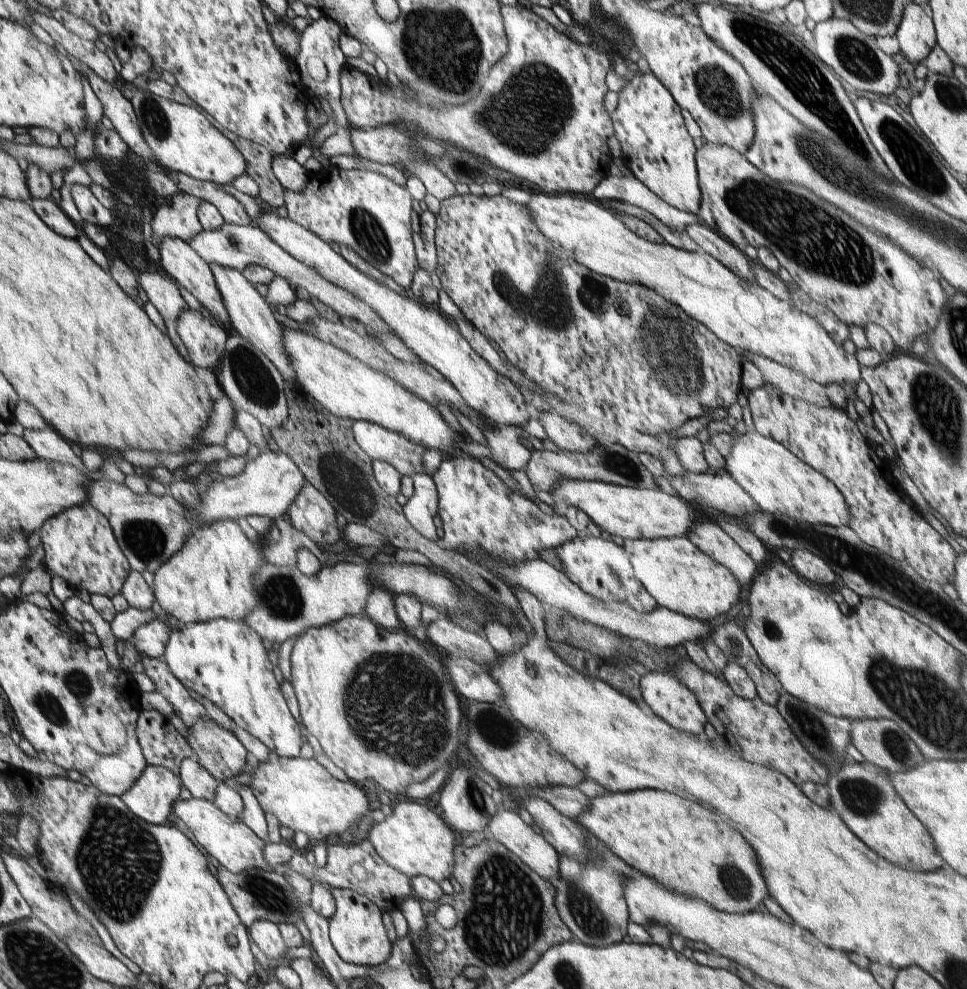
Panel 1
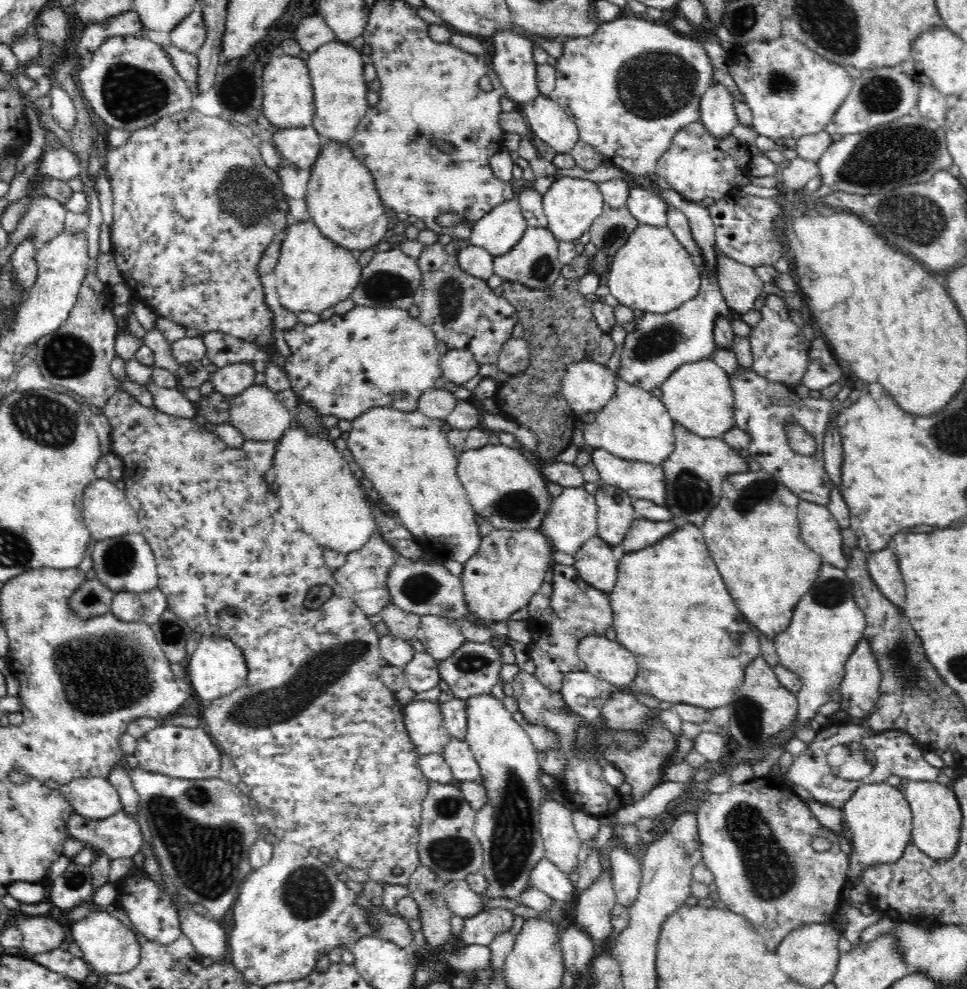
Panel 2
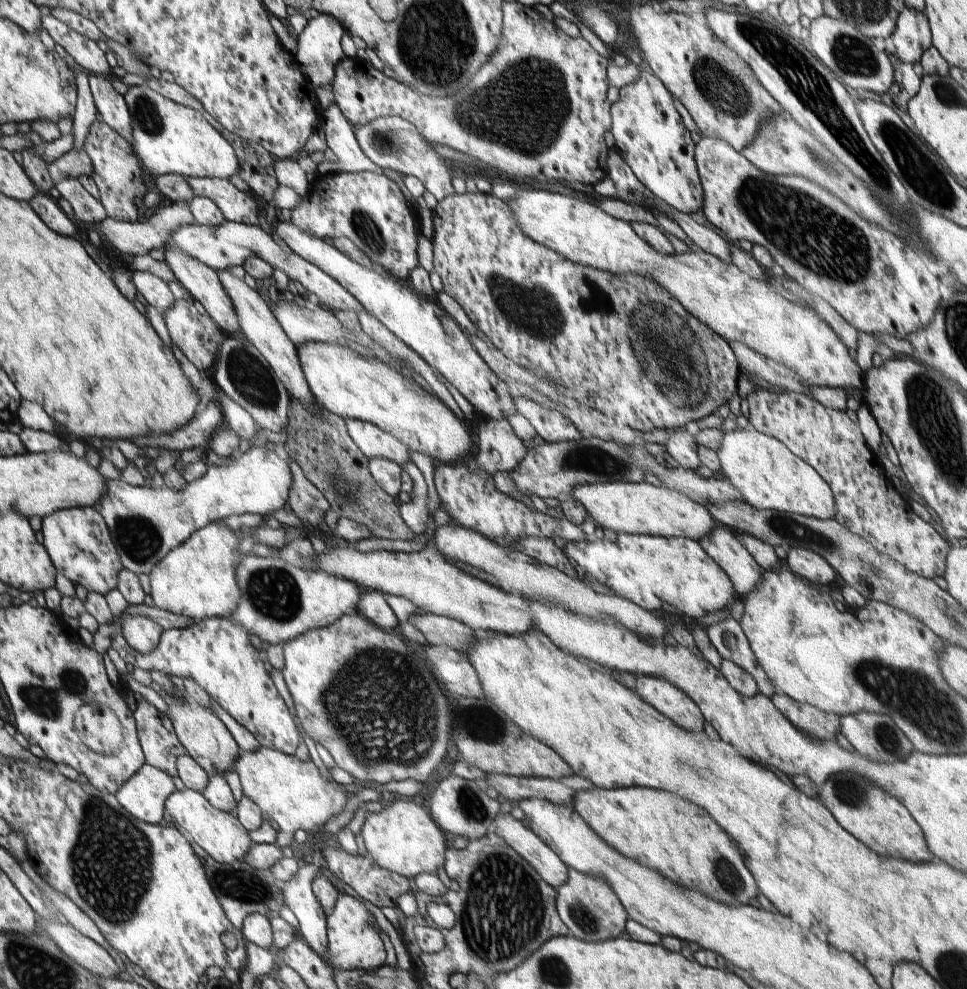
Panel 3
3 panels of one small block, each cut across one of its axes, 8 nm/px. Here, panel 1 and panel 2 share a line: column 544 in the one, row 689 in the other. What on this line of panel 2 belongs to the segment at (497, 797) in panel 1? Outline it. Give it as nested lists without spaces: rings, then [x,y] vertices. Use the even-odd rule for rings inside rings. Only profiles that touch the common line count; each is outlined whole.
[[[860,640],[854,654],[846,662],[846,676],[838,688],[842,694],[840,710],[848,712],[854,718],[864,718],[872,714],[880,698],[880,680],[882,672],[878,660],[868,644],[868,640]]]

